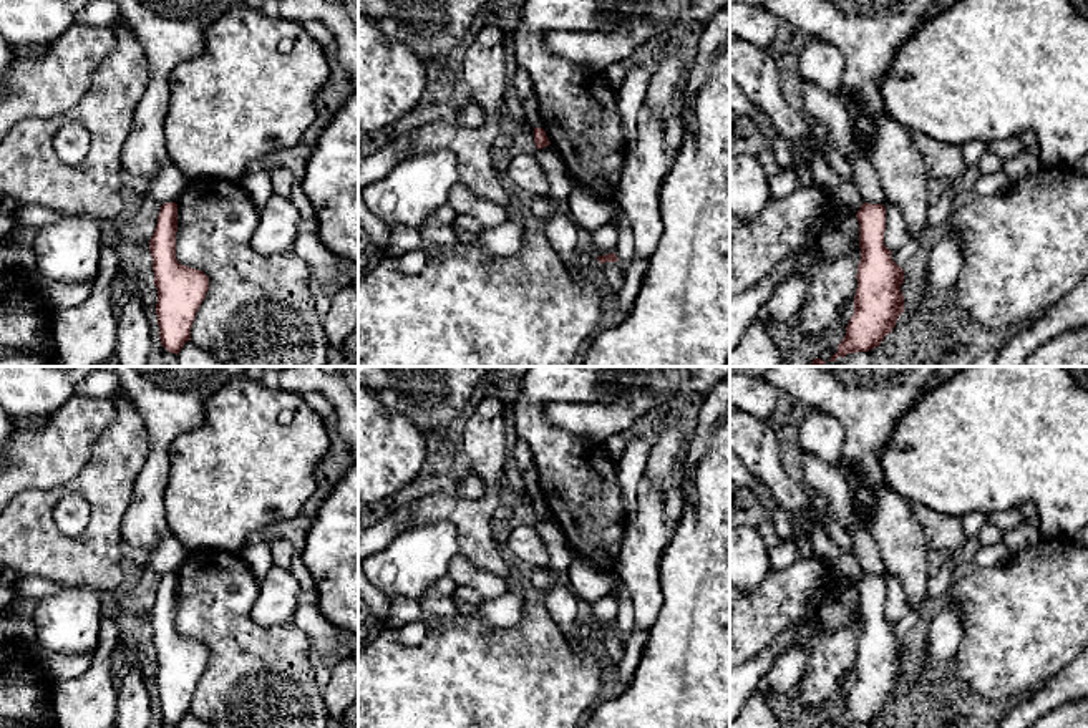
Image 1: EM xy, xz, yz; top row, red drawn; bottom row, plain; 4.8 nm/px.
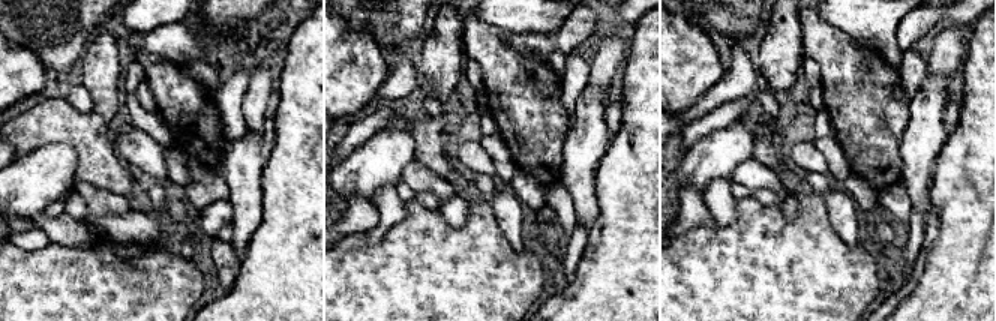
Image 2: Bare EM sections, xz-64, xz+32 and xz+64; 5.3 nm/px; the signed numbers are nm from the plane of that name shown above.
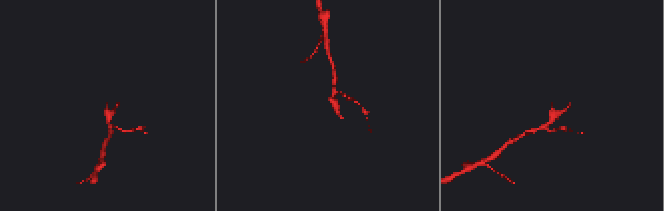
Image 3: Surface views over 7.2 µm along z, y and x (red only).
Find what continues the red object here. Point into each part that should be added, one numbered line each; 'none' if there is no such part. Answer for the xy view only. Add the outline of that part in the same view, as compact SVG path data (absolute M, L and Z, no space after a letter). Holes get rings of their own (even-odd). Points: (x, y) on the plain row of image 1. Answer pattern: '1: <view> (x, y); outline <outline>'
none

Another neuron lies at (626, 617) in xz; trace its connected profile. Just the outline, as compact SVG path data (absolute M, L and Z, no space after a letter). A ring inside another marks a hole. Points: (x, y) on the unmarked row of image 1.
M620 577L615 579L610 595L614 595L619 604L615 627L619 633L625 638L635 630L635 612L630 590Z

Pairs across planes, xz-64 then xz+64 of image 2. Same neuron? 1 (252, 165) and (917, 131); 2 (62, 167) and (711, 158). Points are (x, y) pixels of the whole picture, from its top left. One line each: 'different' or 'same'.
1: same
2: same

